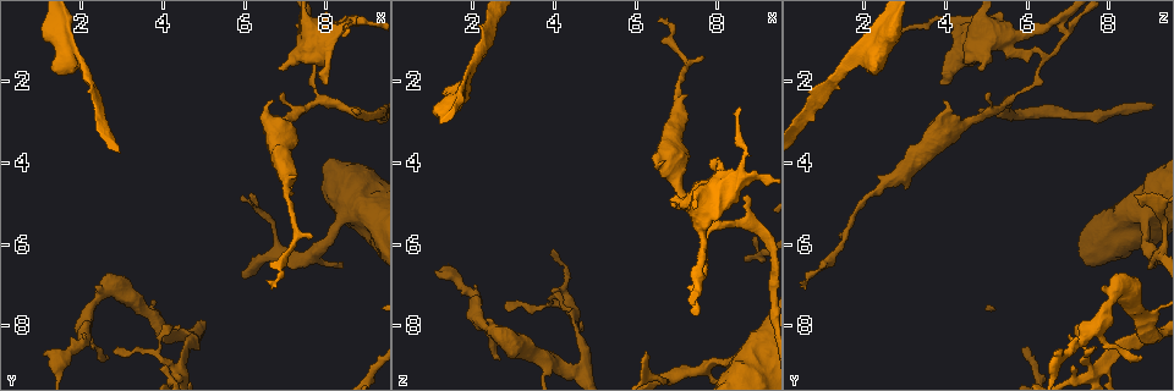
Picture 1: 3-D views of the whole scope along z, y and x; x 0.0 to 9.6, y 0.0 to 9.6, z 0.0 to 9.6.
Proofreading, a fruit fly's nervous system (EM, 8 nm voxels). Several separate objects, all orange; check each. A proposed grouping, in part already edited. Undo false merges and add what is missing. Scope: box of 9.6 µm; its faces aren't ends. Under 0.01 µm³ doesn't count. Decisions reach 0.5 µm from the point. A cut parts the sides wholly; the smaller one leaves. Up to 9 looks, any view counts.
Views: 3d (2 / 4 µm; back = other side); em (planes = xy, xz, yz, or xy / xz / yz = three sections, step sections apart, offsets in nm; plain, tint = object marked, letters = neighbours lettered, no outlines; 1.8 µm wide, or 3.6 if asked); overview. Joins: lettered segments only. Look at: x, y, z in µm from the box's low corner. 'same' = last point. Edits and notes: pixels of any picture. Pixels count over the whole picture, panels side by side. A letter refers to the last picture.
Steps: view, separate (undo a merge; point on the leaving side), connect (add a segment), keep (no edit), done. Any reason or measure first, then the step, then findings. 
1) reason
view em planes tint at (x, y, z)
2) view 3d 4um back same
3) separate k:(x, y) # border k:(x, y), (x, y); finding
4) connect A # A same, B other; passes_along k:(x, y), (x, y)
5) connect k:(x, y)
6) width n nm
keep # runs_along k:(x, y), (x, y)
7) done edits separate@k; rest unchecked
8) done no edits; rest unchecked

thin end
view em planes letters at (2.35, 2.55, 0.65)

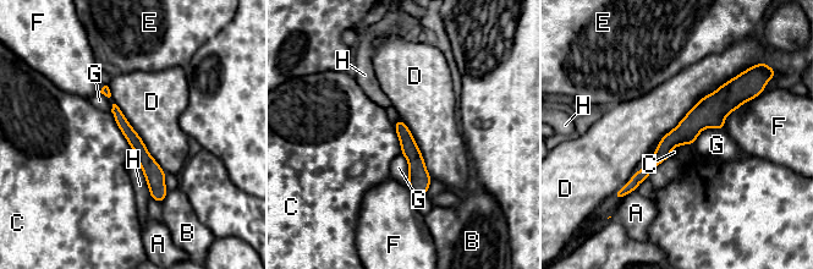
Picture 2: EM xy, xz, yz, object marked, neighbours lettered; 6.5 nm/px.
width 90 nm; longest_contact D 700 nm
keep # A other, B other, C other, D other, E other, F other, G other, H other; none of them fits

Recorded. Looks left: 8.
an open end
view em planes letters at (6.65, 2.40, 4.00)

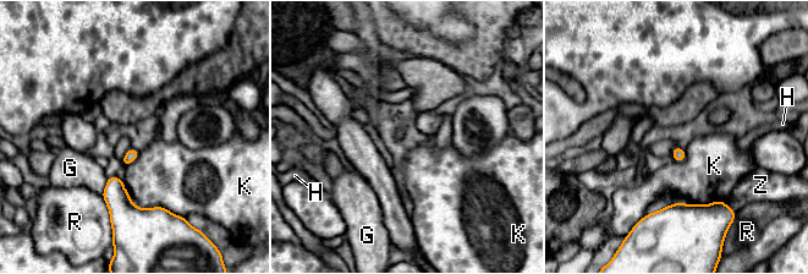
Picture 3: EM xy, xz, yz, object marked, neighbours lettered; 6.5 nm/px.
keep # G other, H other, K other, R other, Z other; border 3:(126, 190), (137, 206), (172, 213); no lettered segment goes on from it

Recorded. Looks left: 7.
an open end
view em xz step 16 tint at (6.25, 4.85, 8.60)

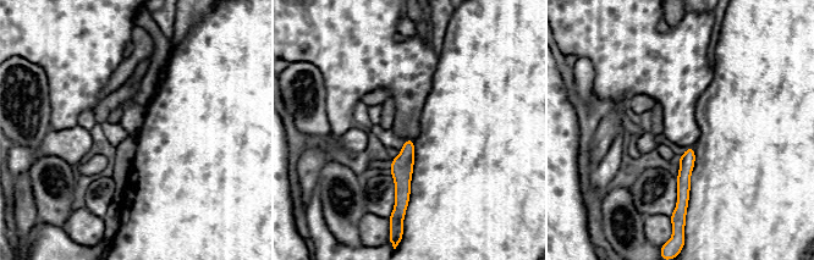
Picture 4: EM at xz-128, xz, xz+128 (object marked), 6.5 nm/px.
what lies round it
view em xz step 16 letters same

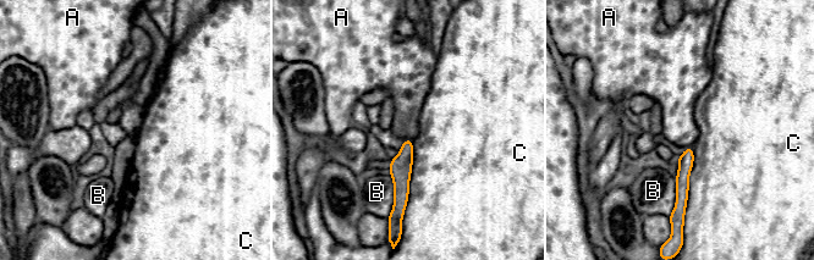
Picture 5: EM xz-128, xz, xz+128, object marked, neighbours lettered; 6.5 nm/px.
width 100 nm
keep # A other, B other, C other; border 5:(403, 138), (412, 139); none of them fits

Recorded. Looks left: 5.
calibre changes
view 3d 2um at (7.65, 1.35, 6.35)

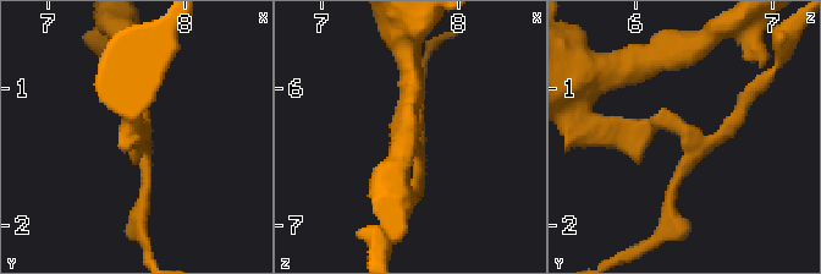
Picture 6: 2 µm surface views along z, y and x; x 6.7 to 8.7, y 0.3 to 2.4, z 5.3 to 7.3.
view em planes letters same

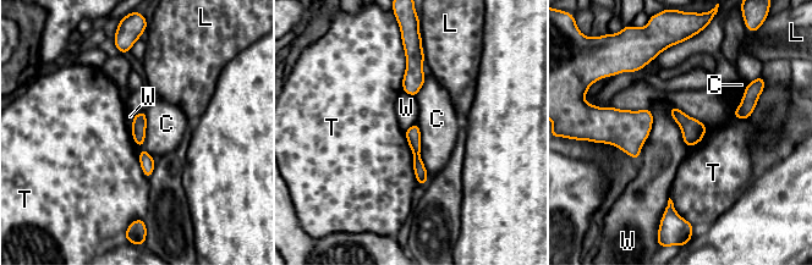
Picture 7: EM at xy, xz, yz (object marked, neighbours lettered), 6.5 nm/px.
width 100 nm
separate 7:(420, 170) # C other, L other, T other, W other; two neurons meet here

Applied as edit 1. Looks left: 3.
done edits separate@7; rest unchecked

